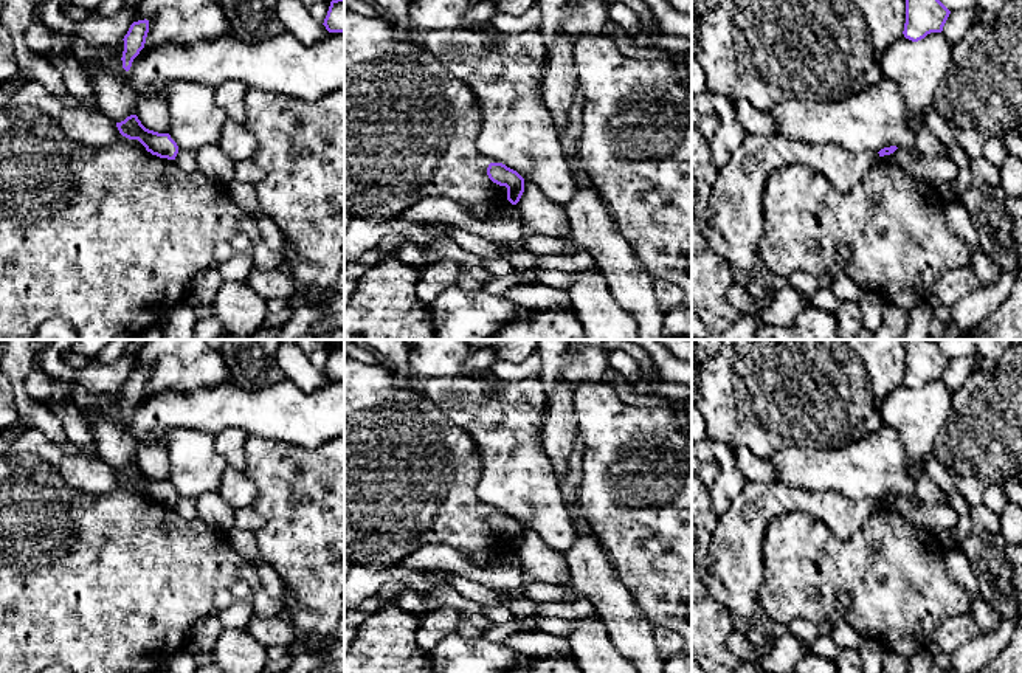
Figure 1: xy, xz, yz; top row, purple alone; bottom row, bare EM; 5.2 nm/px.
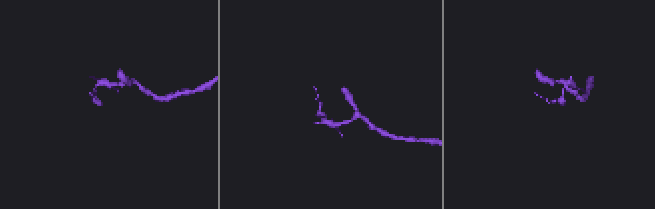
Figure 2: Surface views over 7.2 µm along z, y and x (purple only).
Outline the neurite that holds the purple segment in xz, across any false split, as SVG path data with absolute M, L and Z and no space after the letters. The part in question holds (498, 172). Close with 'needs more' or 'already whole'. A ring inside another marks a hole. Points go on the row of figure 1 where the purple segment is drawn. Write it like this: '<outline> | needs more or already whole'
M490 163L487 167L489 178L507 188L507 200L516 205L524 192L524 178L502 163Z | already whole

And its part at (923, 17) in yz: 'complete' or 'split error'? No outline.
complete

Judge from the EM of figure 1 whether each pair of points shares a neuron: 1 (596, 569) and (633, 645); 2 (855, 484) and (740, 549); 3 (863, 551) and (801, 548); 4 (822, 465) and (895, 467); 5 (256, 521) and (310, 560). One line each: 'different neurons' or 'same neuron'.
1: same neuron
2: different neurons
3: same neuron
4: same neuron
5: different neurons

